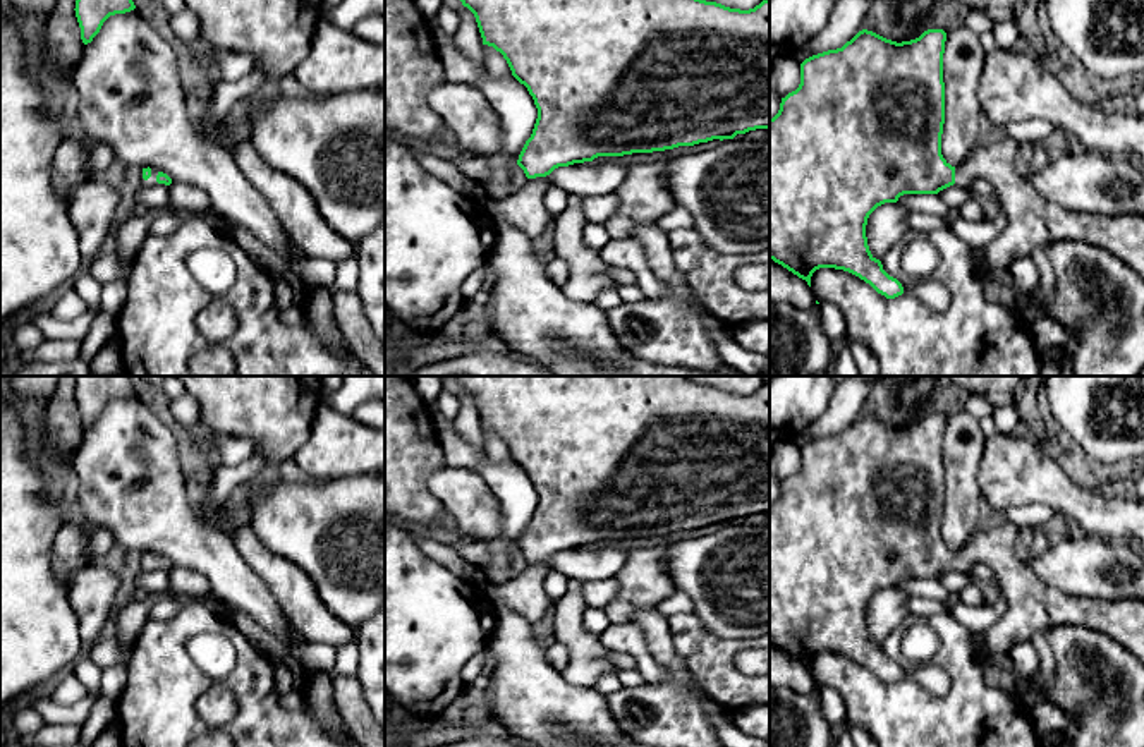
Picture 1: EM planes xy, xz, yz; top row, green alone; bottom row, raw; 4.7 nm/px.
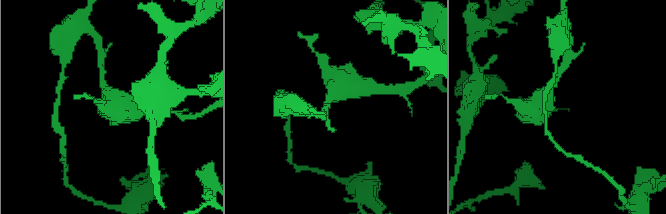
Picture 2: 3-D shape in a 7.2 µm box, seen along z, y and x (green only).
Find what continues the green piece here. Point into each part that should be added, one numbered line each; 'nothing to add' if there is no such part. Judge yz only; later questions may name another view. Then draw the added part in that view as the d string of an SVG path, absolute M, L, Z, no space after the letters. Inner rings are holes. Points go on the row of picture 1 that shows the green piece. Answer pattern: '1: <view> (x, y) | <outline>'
1: yz (1033, 222) | M1010 137L977 144L967 160L955 168L955 184L964 189L972 189L976 180L988 182L998 194L1001 211L1007 216L1005 230L984 249L983 271L998 280L1007 280L1010 264L1029 256L1034 249L1046 249L1050 244L1063 240L1080 240L1115 254L1144 280L1144 215L1103 216L1077 213L1046 201L1017 173L1015 158L1020 149L1022 143Z

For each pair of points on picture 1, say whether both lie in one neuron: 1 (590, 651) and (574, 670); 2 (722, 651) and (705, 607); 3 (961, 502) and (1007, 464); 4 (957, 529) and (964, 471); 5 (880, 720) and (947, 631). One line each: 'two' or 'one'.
1: one
2: two
3: two
4: one
5: one

